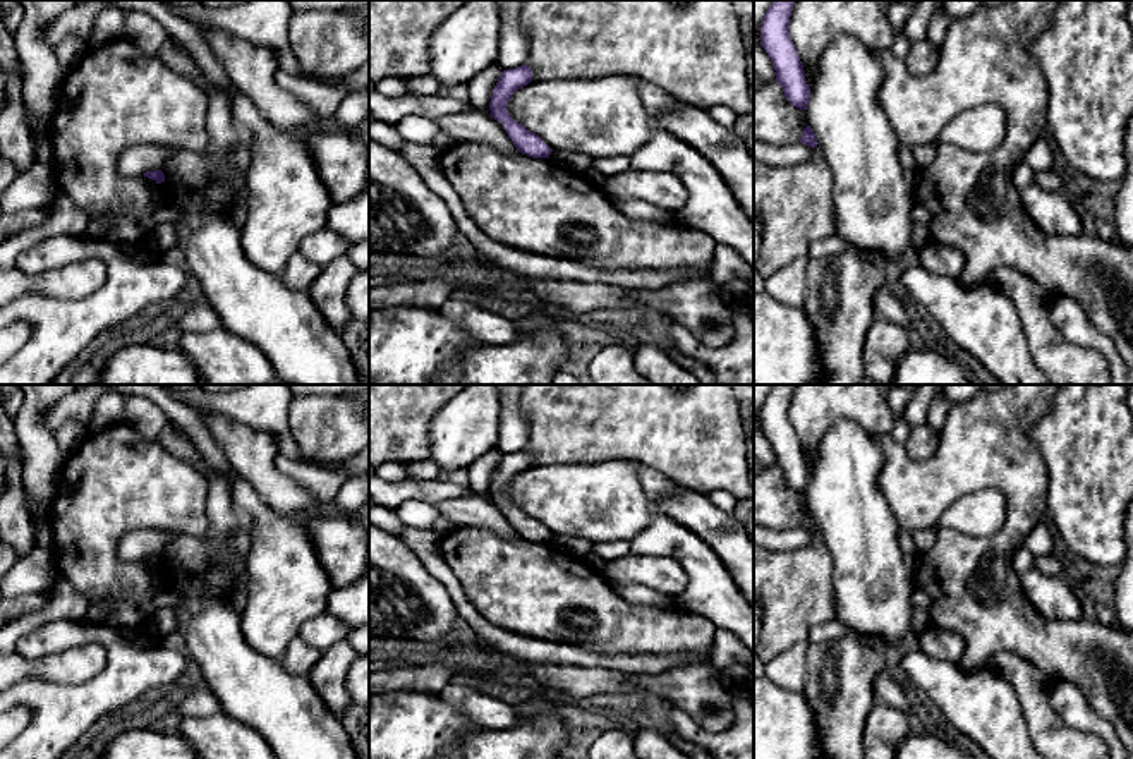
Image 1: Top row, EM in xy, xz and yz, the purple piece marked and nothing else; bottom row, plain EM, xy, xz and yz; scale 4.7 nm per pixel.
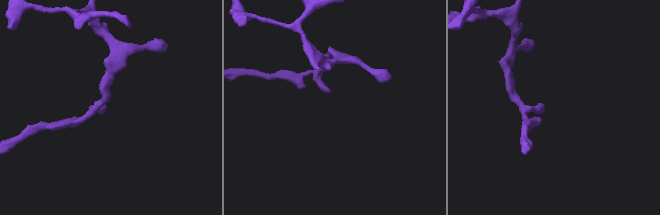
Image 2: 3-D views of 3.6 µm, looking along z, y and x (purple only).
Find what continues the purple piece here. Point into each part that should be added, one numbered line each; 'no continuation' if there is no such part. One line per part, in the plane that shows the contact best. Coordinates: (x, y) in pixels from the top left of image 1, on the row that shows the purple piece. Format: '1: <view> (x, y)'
no continuation

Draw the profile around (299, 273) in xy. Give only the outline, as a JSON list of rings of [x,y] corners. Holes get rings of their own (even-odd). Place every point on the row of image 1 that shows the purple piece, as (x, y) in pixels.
[[[299,251],[287,261],[282,280],[299,292],[309,292],[311,285],[321,273],[321,266],[304,258]]]

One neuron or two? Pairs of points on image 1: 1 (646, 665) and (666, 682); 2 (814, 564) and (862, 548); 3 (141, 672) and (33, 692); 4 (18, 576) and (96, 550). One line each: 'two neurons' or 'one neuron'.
1: two neurons
2: two neurons
3: one neuron
4: two neurons

